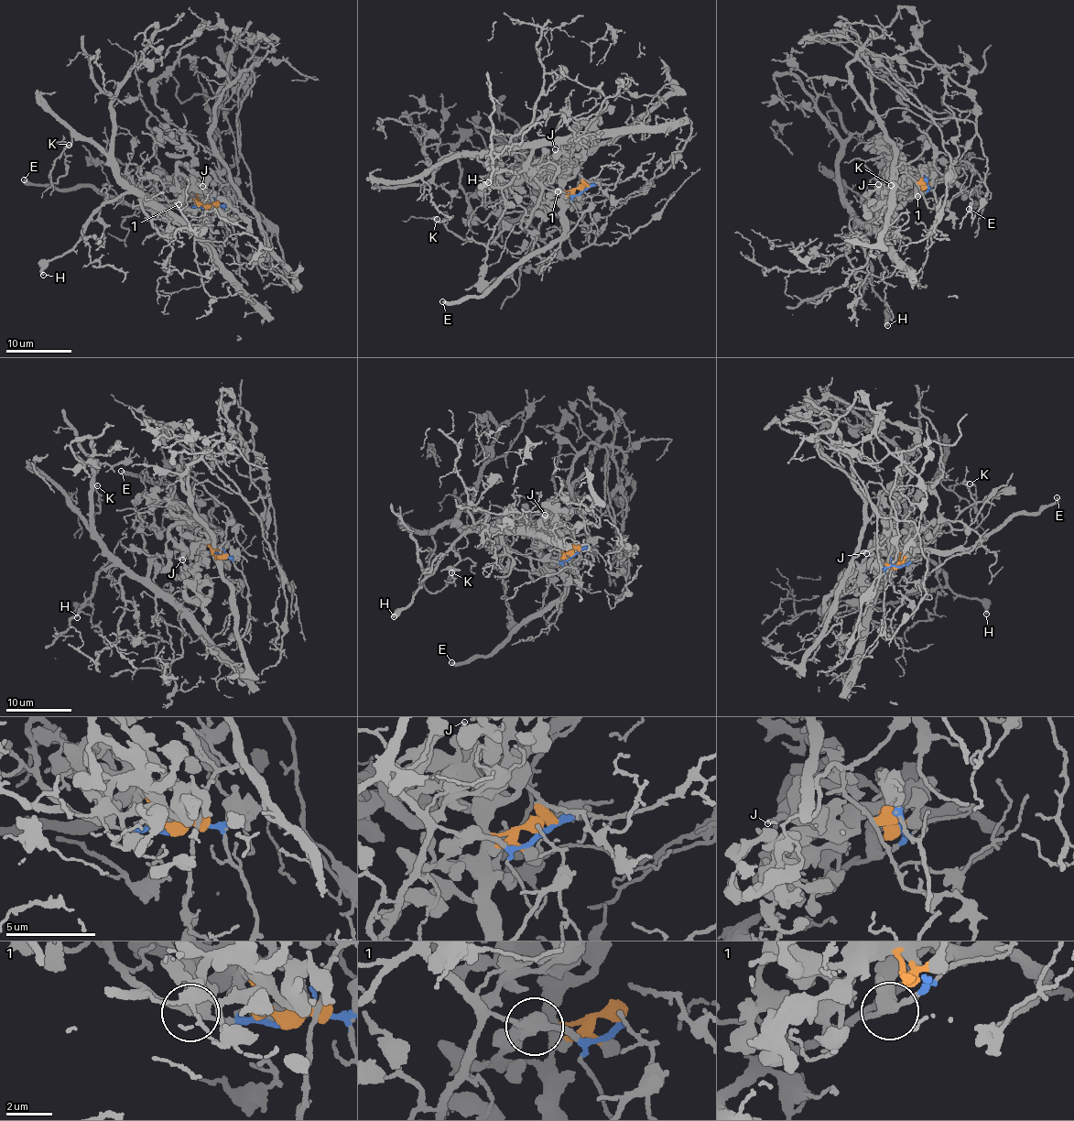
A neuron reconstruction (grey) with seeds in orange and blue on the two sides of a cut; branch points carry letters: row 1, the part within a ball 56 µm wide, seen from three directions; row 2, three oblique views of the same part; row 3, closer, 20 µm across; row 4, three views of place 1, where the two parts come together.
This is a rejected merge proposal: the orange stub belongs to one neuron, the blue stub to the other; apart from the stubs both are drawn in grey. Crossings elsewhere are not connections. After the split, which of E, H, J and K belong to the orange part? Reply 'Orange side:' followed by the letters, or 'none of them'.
Orange side: E, J

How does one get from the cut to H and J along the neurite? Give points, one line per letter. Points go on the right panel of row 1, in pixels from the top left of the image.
H: (926, 185), (928, 189), (862, 228), (854, 225), (888, 326)
J: (926, 186), (911, 179), (890, 182), (882, 180), (878, 184)

